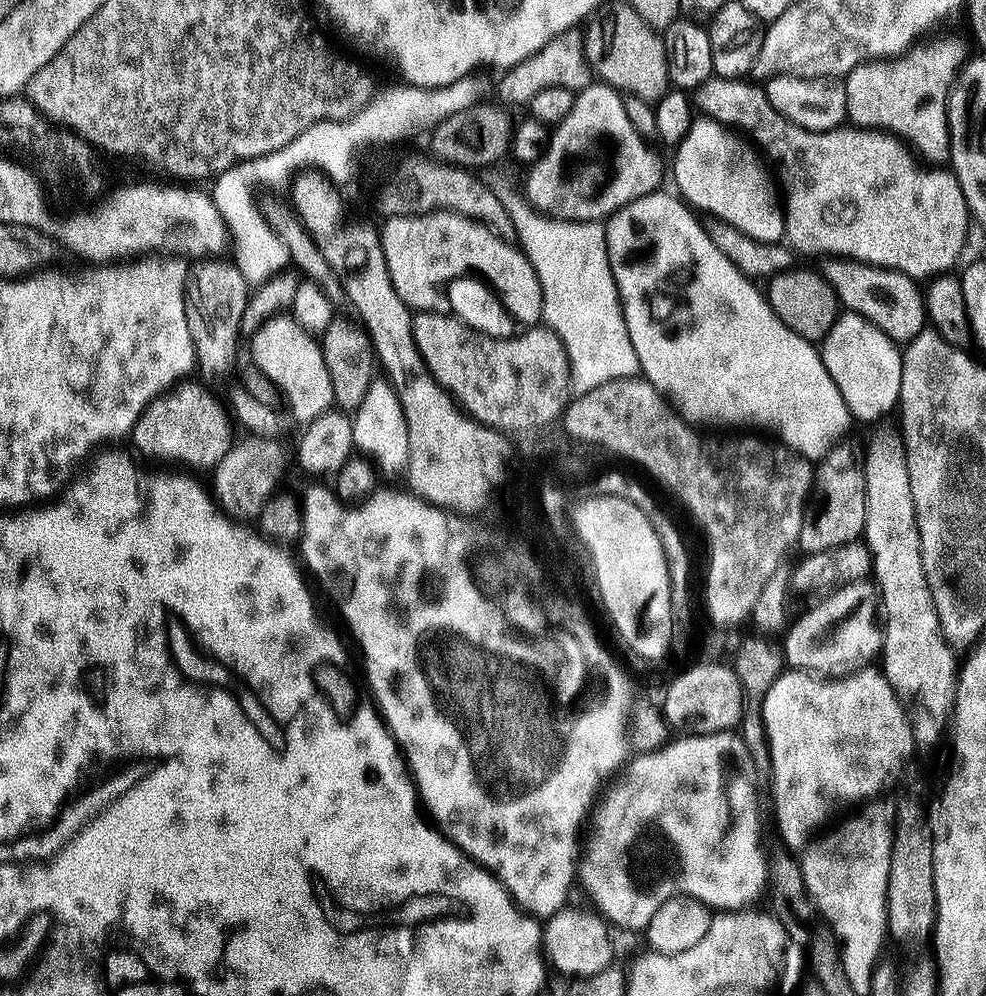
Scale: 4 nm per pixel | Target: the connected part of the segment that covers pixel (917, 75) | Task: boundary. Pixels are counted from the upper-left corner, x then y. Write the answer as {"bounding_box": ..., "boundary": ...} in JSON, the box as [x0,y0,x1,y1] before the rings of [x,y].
{"bounding_box":[845,36,970,166],"boundary":[[[939,36],[925,39],[895,60],[872,60],[868,64],[860,64],[845,79],[846,95],[849,98],[848,120],[857,128],[890,132],[893,136],[900,137],[932,166],[944,166],[949,163],[952,134],[946,126],[948,97],[952,93],[957,76],[970,60],[967,46],[958,37]]]}

